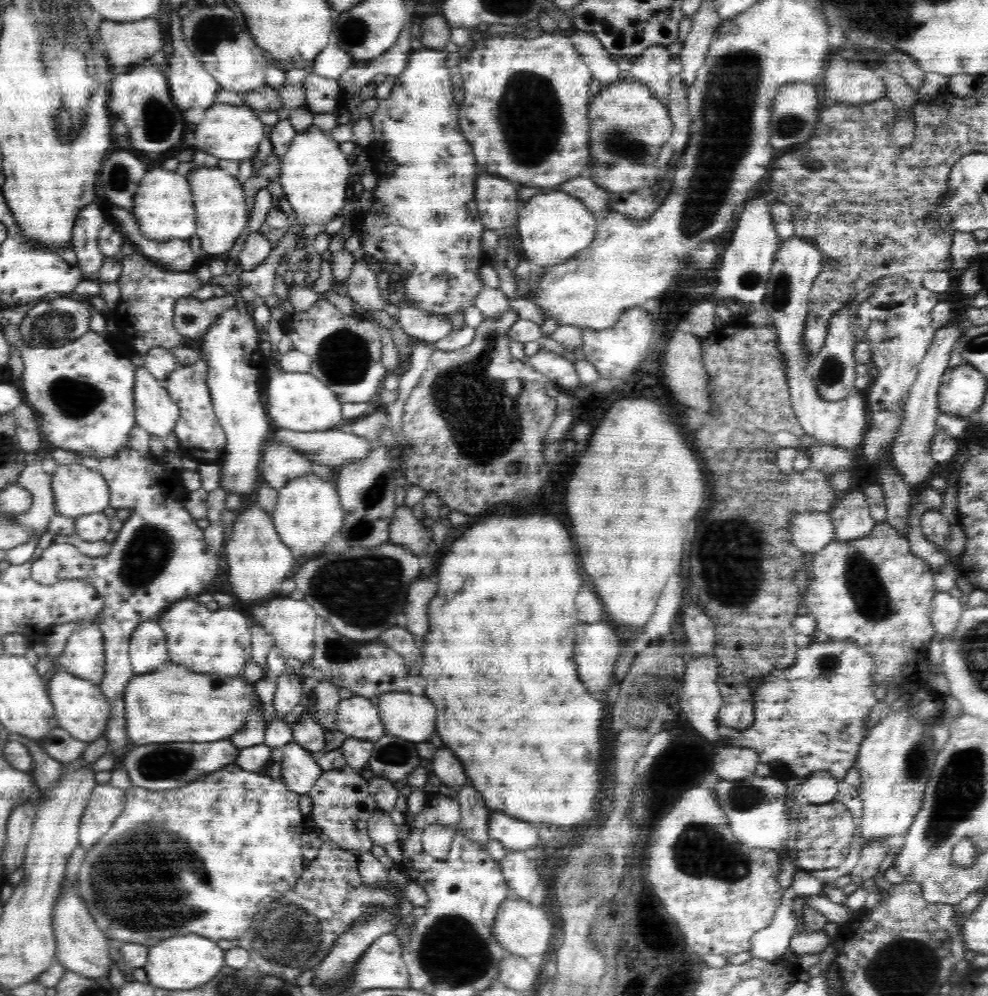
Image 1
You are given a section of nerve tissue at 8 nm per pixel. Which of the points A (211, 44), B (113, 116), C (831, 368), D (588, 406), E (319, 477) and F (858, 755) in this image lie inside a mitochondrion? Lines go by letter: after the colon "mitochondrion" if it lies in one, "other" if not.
A: mitochondrion
B: other
C: mitochondrion
D: other
E: other
F: other

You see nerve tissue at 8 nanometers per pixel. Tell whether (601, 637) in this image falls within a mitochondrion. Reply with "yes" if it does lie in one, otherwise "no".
no

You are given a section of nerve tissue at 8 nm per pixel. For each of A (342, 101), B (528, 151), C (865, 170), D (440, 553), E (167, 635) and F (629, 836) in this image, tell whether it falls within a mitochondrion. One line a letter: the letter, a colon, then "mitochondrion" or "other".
A: other
B: other
C: other
D: other
E: other
F: other

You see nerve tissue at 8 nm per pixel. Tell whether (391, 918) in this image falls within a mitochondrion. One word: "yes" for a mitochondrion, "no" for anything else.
no

